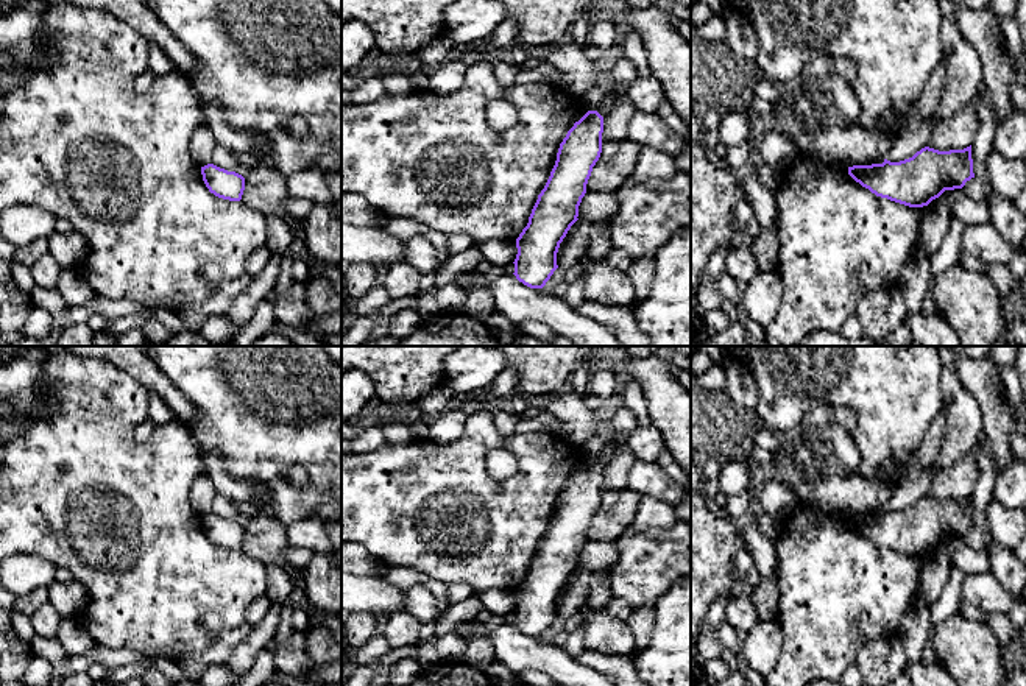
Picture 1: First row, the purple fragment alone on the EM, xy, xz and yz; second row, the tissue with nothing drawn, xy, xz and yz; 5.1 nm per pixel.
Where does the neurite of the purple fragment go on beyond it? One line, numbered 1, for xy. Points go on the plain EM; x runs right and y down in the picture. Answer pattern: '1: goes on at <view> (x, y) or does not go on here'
1: does not go on here

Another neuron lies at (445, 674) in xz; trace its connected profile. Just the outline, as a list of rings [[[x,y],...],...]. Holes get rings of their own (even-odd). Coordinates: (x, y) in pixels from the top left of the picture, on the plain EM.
[[[465,661],[440,663],[427,667],[415,681],[407,686],[496,686],[483,672]]]

